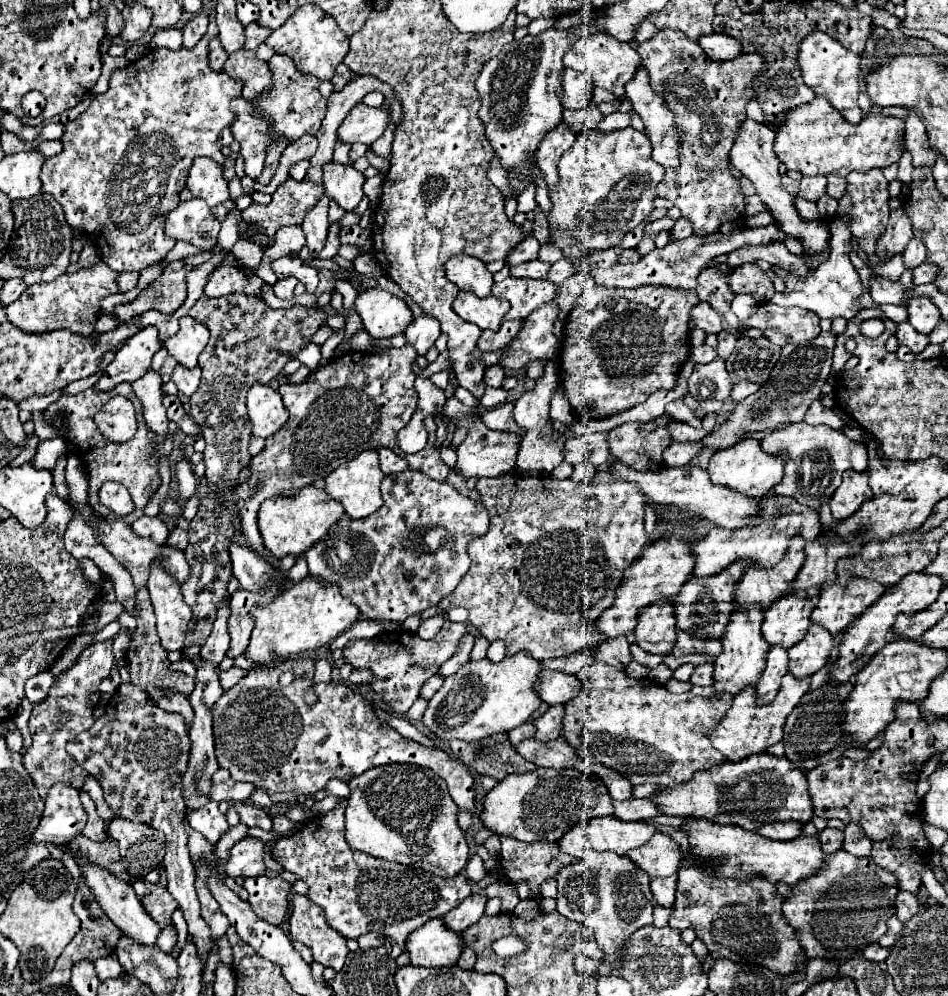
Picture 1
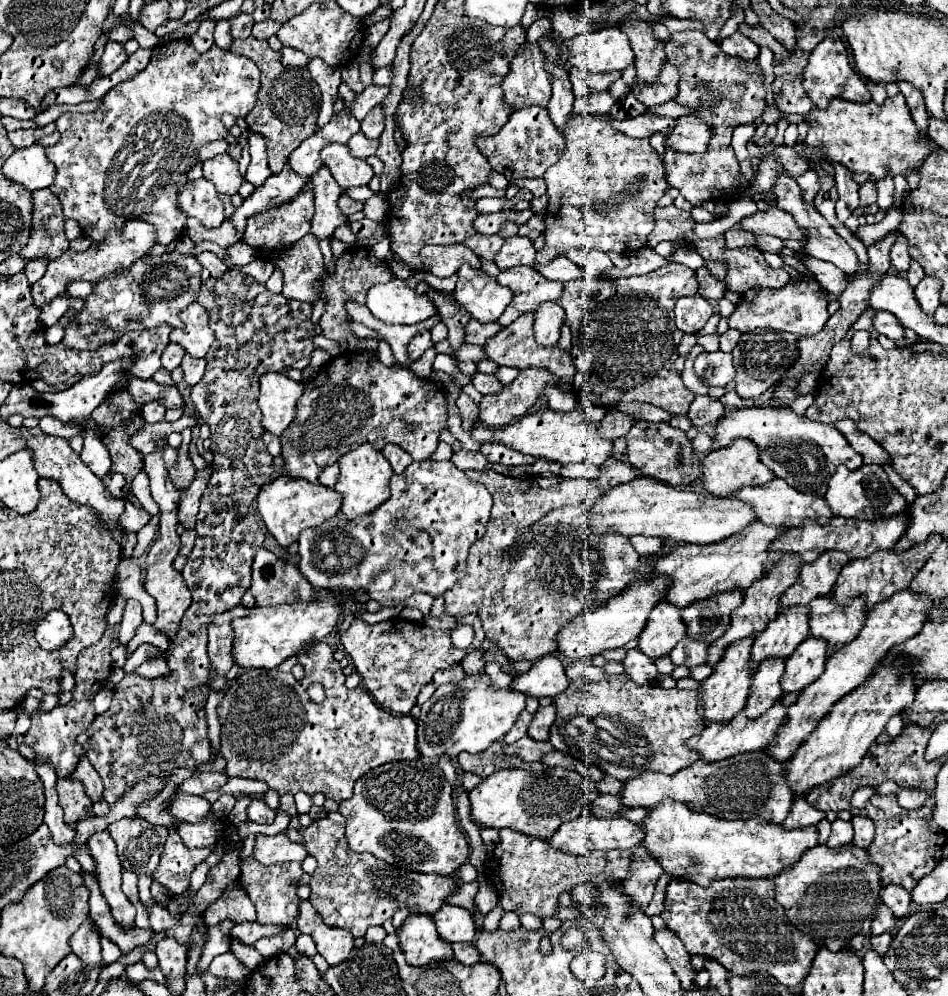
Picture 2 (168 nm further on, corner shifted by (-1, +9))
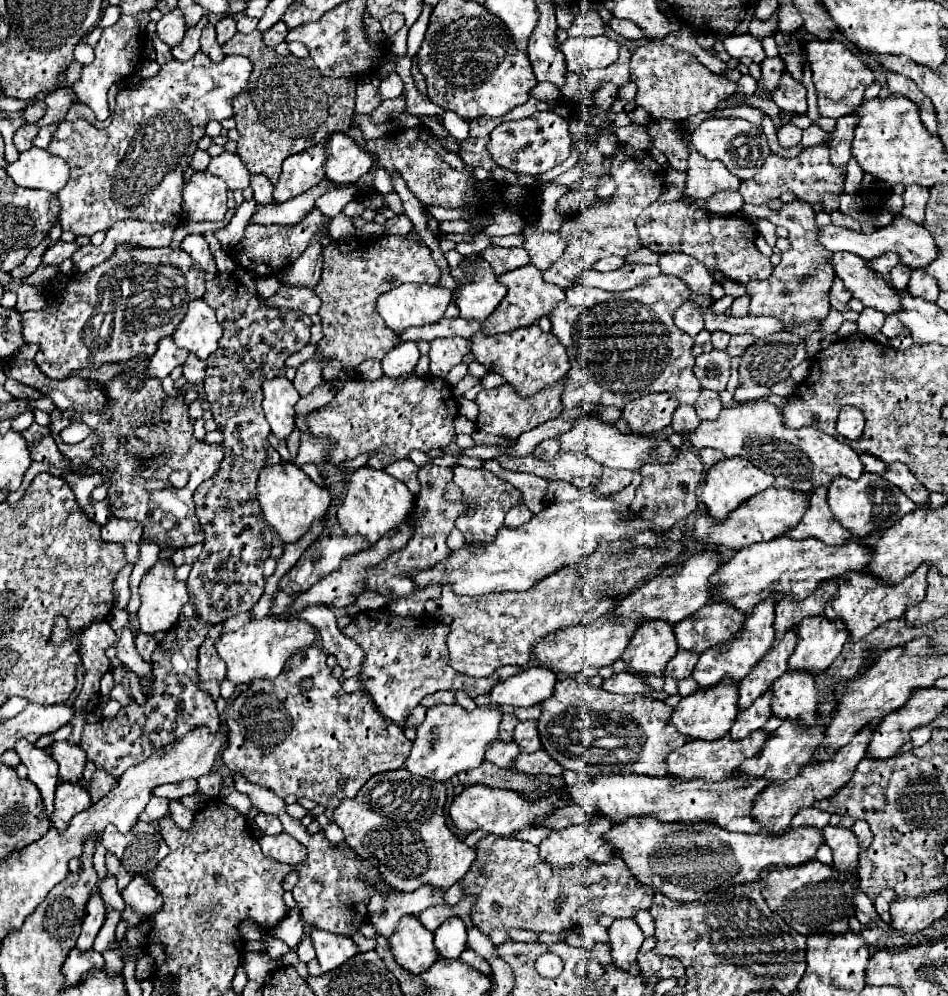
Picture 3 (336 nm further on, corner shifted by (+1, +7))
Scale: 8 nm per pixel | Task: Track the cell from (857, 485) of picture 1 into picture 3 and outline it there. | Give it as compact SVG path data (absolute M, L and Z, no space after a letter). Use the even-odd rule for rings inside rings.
M863 474L859 480L849 480L845 476L833 478L829 486L829 506L837 520L857 538L863 538L863 534L869 534L877 528L891 528L905 514L915 510L915 504L909 502L909 498L905 498L897 486L877 474Z

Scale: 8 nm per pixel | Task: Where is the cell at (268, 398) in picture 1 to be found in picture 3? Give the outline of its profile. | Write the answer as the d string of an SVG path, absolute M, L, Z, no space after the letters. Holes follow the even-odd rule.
M285 376L263 382L263 412L277 438L287 438L293 432L297 400L299 394Z

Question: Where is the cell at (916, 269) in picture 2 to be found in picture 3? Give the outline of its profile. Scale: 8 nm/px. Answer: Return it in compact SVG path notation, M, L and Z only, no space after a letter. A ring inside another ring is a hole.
M897 266L897 268L893 268L889 272L889 280L891 280L891 284L895 288L901 288L903 290L907 286L907 282L909 282L909 274L911 274L911 270L907 266Z

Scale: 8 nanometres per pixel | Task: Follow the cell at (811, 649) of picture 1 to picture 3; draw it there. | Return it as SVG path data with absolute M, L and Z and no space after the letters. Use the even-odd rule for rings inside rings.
M785 672L773 684L771 714L783 720L795 720L799 726L811 726L817 716L817 688L811 674Z

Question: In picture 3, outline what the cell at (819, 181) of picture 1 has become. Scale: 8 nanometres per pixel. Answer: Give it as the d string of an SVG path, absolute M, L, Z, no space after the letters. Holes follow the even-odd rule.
M791 202L785 204L779 212L771 212L769 220L775 226L789 230L791 248L781 254L781 264L775 266L773 274L767 280L755 280L747 284L747 294L751 296L751 316L773 316L783 322L807 322L813 318L825 320L829 314L829 290L835 280L833 254L819 246L817 242L817 222L811 204Z

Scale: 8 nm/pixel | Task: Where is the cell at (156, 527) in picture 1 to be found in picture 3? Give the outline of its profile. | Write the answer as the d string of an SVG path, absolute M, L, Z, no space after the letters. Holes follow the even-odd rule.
M113 516L107 524L101 526L101 538L103 542L113 542L113 544L125 544L125 542L139 542L141 540L143 526L137 520L125 520Z

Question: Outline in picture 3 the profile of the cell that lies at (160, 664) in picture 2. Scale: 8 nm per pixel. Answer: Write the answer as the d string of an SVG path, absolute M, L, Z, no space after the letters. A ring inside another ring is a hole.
M135 630L135 642L137 642L137 652L139 652L145 660L149 660L149 658L151 658L151 652L153 652L155 646L157 646L155 636L147 636L147 634Z

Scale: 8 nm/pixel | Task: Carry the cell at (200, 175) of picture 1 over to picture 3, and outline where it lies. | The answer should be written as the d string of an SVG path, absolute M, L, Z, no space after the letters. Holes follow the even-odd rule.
M223 152L217 158L211 158L211 164L207 168L207 172L223 178L229 186L229 190L243 190L249 186L249 170L245 168L245 164L241 162L241 158L237 158L237 154L231 152Z

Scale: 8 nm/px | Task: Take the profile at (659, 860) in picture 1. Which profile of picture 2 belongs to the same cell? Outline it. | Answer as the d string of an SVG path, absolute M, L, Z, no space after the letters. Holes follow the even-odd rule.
M637 846L631 850L631 866L627 870L627 892L637 900L639 906L647 908L647 904L653 898L655 882L663 874L663 866L659 860L655 860L645 848Z

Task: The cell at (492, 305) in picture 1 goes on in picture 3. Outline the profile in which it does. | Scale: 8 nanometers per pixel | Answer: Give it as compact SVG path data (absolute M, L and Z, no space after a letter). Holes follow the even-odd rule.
M479 254L463 258L457 268L451 268L451 276L457 282L455 304L467 320L485 320L507 294L505 286L497 282L491 264Z

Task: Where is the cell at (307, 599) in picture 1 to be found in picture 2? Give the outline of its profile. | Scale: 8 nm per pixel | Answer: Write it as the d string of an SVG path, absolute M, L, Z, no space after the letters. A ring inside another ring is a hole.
M315 598L311 602L293 602L293 604L277 604L277 606L255 606L251 614L243 618L235 618L235 642L233 642L233 658L241 668L277 668L285 658L309 648L311 644L321 642L333 628L339 624L341 604L331 604L329 600Z

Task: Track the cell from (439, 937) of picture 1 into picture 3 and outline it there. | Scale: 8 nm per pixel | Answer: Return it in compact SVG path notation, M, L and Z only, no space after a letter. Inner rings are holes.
M415 916L401 918L387 940L395 962L411 974L421 974L439 960L433 946L433 932L429 932Z

